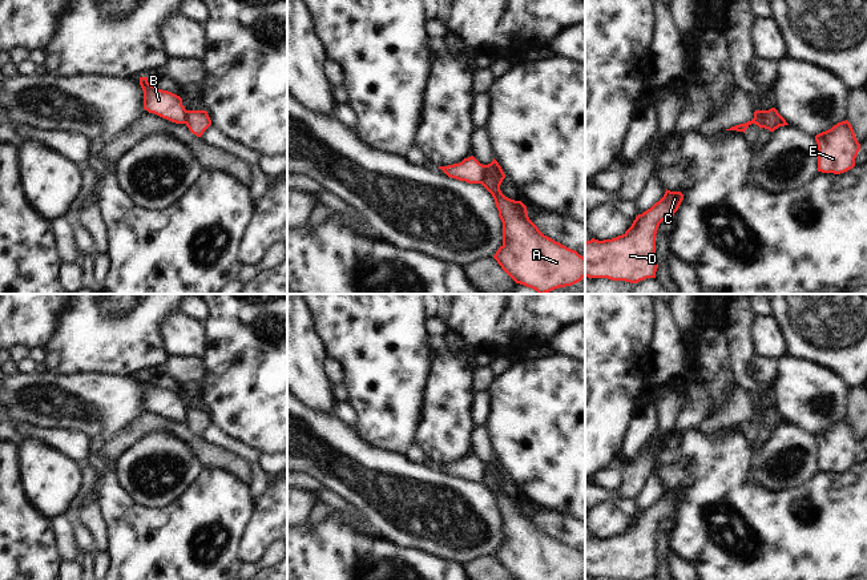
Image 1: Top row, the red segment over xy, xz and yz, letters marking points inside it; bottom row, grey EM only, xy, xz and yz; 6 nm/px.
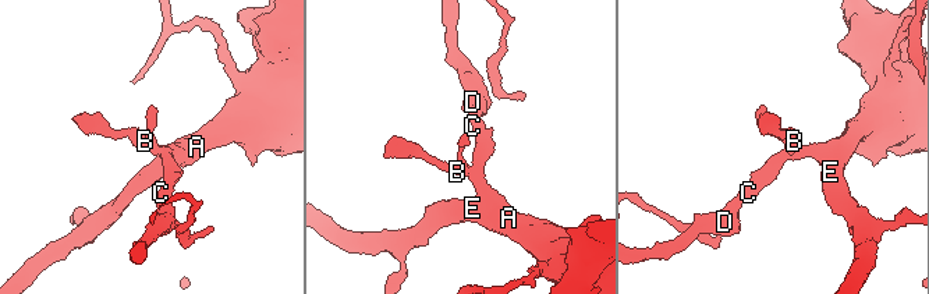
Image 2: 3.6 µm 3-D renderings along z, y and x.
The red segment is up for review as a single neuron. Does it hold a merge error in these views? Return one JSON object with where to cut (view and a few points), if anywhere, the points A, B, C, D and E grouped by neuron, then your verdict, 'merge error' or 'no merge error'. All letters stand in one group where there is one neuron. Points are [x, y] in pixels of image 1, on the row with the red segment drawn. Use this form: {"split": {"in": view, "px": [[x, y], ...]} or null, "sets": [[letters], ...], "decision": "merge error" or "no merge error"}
{"split": {"in": "xz", "px": [[486, 165], [486, 176], [479, 182]]}, "sets": [["A", "C", "D", "E"], ["B"]], "decision": "merge error"}

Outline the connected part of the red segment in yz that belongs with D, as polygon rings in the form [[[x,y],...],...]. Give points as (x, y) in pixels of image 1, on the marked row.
[[[666,189],[664,197],[638,214],[632,226],[612,239],[585,242],[585,277],[637,283],[656,278],[656,234],[662,221],[678,210],[683,194]]]

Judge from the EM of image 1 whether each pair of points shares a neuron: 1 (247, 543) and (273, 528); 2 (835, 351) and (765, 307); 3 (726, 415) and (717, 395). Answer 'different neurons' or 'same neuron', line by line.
1: same neuron
2: different neurons
3: different neurons

